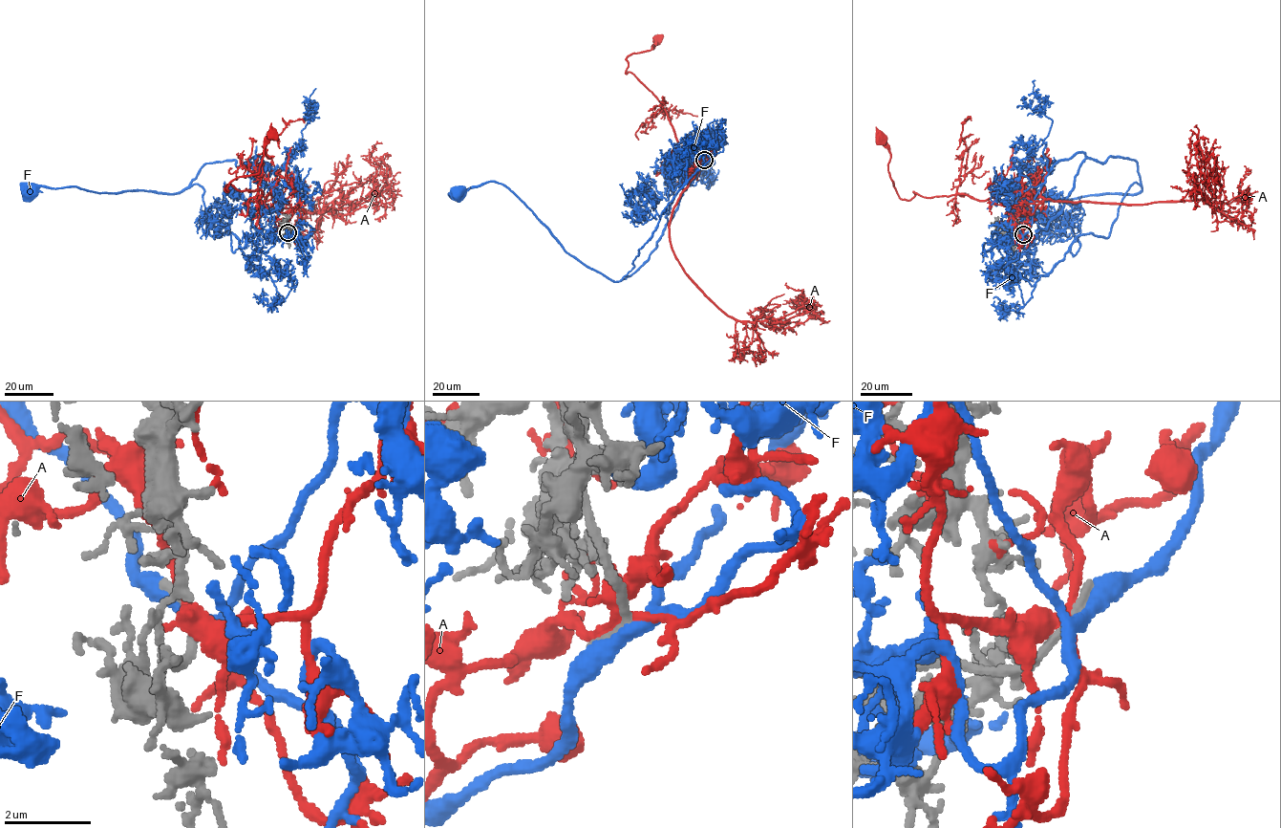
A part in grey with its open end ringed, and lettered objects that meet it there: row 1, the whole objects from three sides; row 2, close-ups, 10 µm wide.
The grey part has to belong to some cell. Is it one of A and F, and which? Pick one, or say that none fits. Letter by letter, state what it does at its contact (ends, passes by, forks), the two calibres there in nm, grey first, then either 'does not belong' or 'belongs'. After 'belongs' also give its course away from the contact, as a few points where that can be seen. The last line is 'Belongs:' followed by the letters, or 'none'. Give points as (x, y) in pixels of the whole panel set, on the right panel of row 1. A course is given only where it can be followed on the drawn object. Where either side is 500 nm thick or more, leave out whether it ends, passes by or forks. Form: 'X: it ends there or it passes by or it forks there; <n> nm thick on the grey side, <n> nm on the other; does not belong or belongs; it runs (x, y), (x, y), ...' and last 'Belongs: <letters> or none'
A: it forks there; 260 nm thick on the grey side, 280 nm on the other; does not belong
F: it passes by; 260 nm thick on the grey side, 380 nm on the other; belongs; it runs (1023, 234), (1058, 162), (1082, 152), (1138, 165), (1136, 194), (1012, 200), (1021, 204)
Belongs: F

